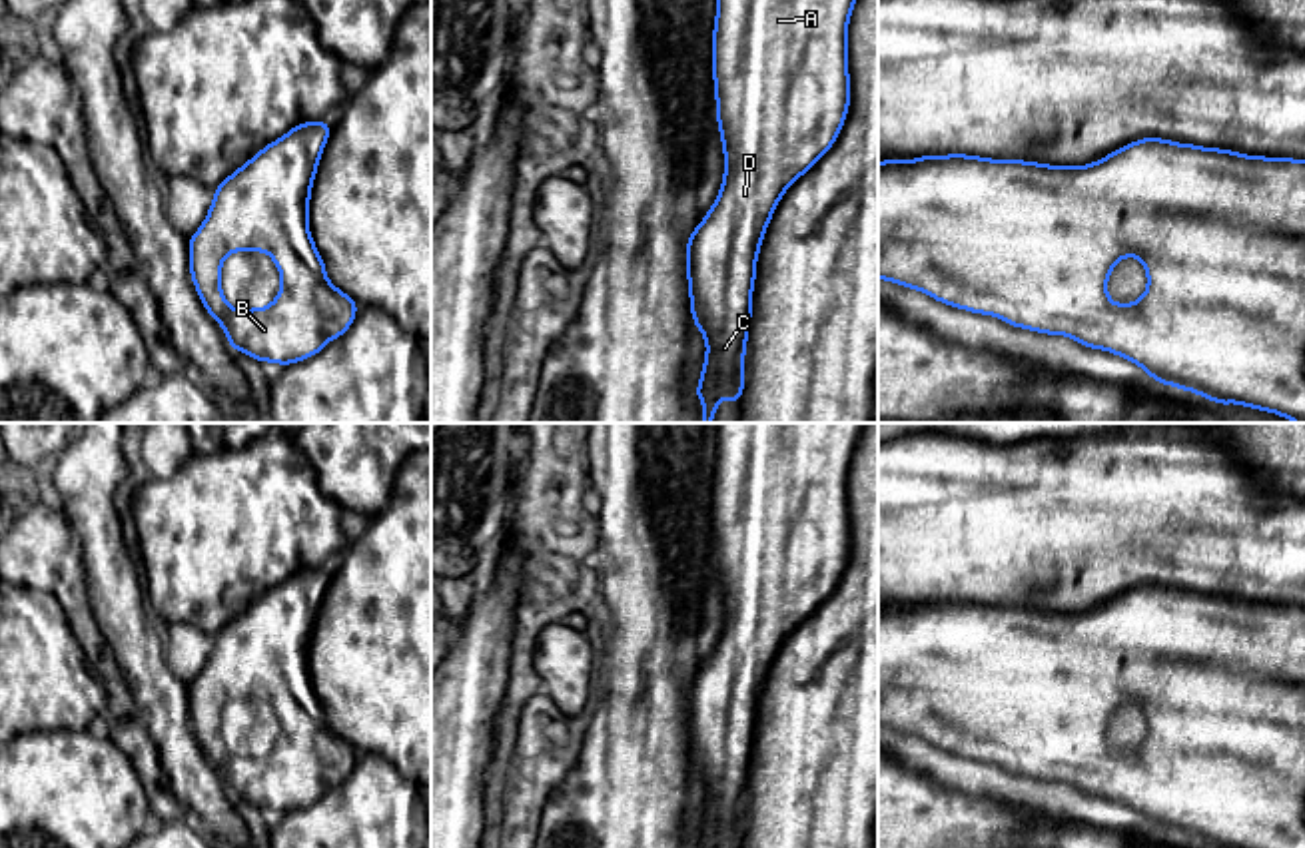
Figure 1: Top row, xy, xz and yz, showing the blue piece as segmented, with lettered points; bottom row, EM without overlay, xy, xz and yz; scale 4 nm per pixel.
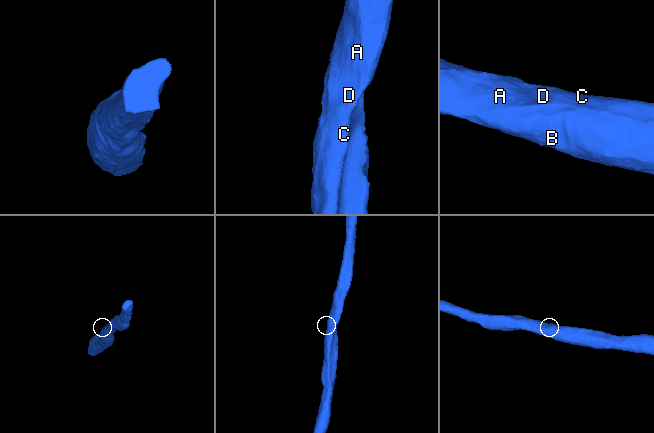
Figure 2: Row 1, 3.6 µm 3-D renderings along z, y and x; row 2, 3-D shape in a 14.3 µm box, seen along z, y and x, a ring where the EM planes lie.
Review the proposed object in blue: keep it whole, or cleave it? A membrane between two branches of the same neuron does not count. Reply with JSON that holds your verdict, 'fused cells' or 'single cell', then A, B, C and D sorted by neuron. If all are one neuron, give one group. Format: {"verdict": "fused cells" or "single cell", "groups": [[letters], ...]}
{"verdict": "single cell", "groups": [["A", "B", "C", "D"]]}

